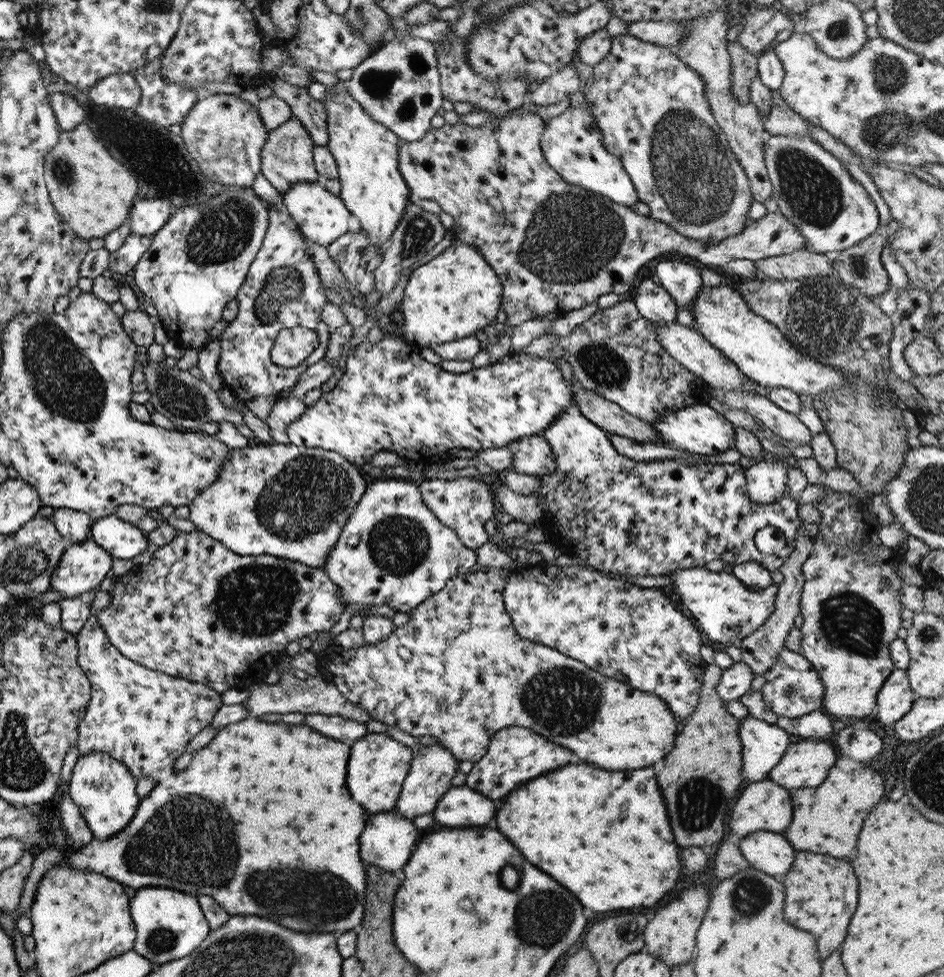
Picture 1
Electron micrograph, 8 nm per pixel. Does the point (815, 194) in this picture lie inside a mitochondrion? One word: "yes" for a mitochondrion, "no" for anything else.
yes

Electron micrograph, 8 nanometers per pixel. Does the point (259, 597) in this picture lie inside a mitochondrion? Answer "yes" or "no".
yes

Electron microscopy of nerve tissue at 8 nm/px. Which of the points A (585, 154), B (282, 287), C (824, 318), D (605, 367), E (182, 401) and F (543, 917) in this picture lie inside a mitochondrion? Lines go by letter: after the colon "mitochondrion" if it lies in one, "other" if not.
A: other
B: mitochondrion
C: mitochondrion
D: mitochondrion
E: mitochondrion
F: mitochondrion

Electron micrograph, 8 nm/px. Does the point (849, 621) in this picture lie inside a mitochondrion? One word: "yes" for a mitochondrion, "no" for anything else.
yes

